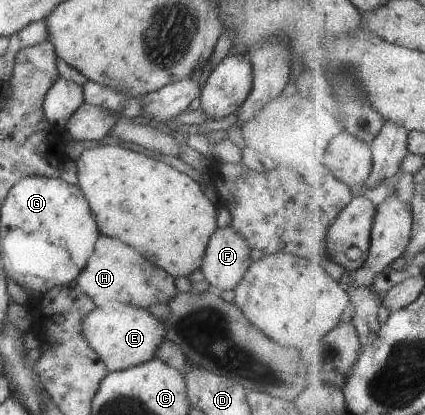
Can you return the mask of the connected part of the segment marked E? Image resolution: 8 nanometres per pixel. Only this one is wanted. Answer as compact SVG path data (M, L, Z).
M116 301L104 307L95 306L83 318L82 334L109 372L124 370L153 359L159 344L166 337L164 322L148 310Z

